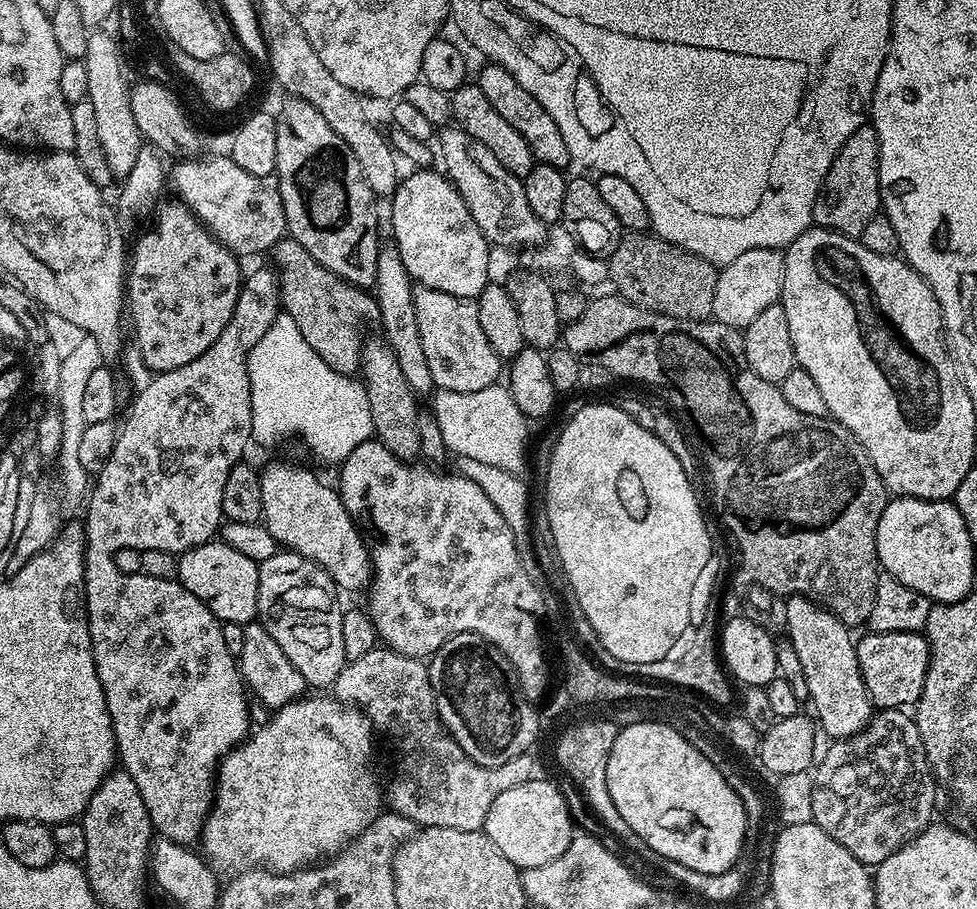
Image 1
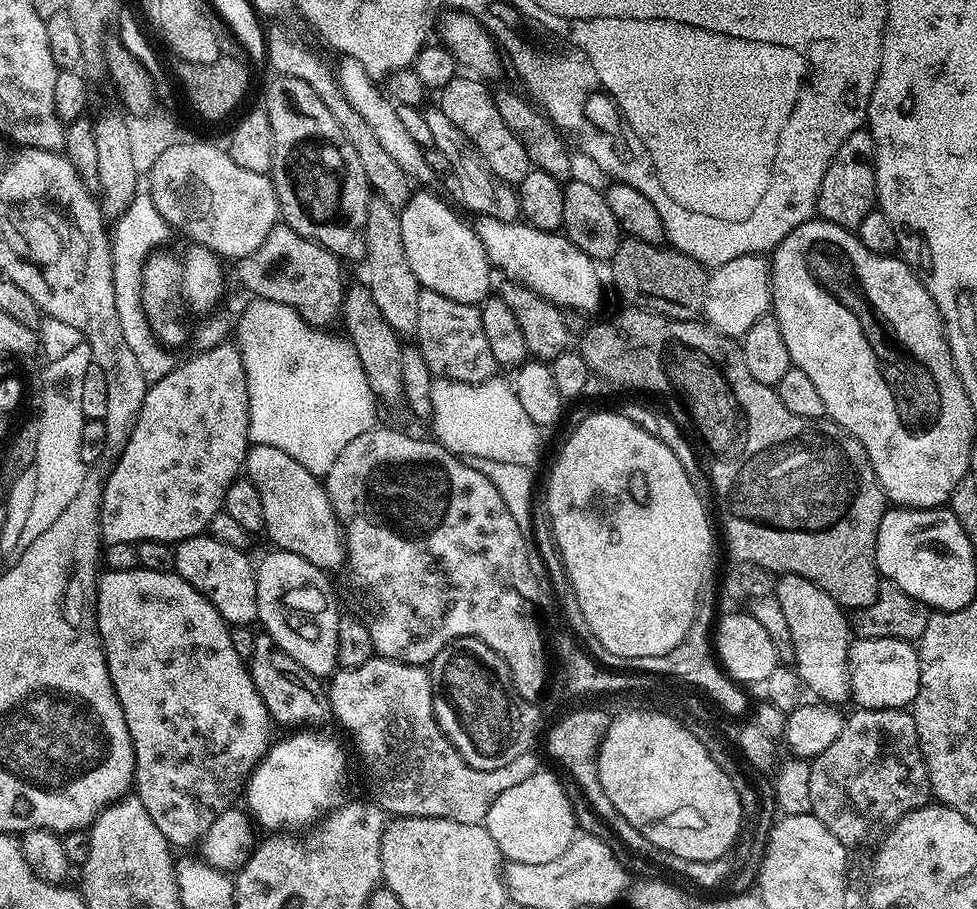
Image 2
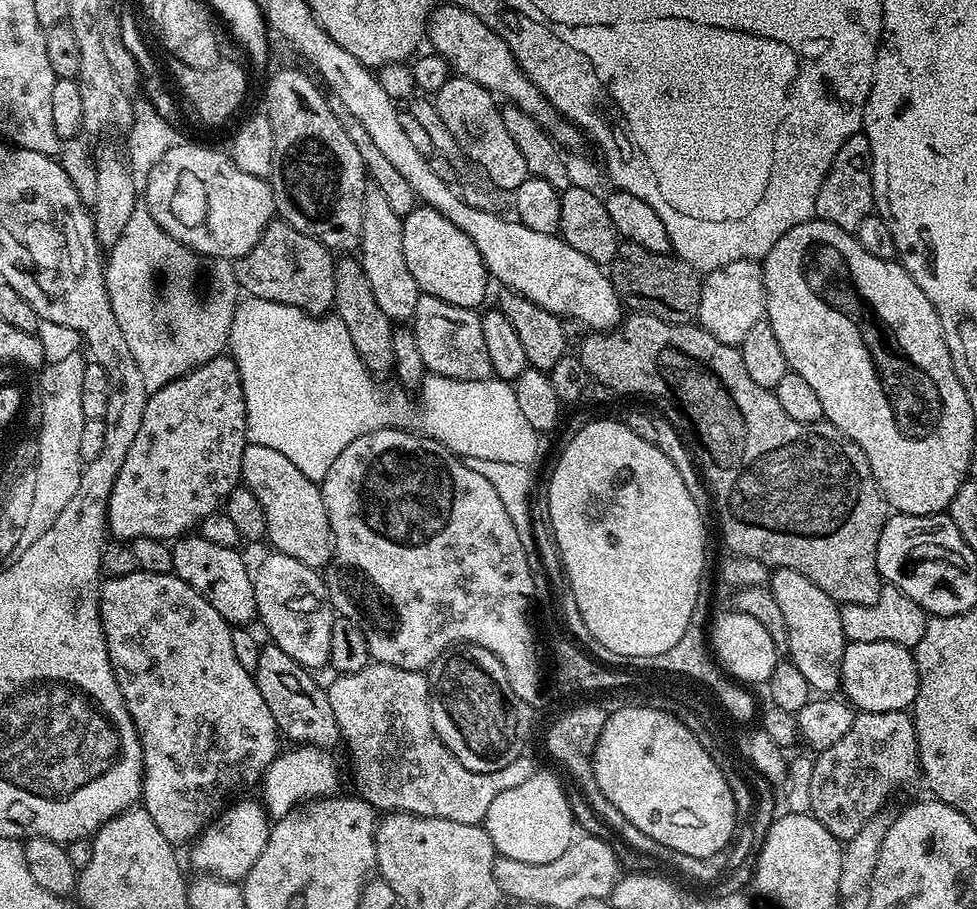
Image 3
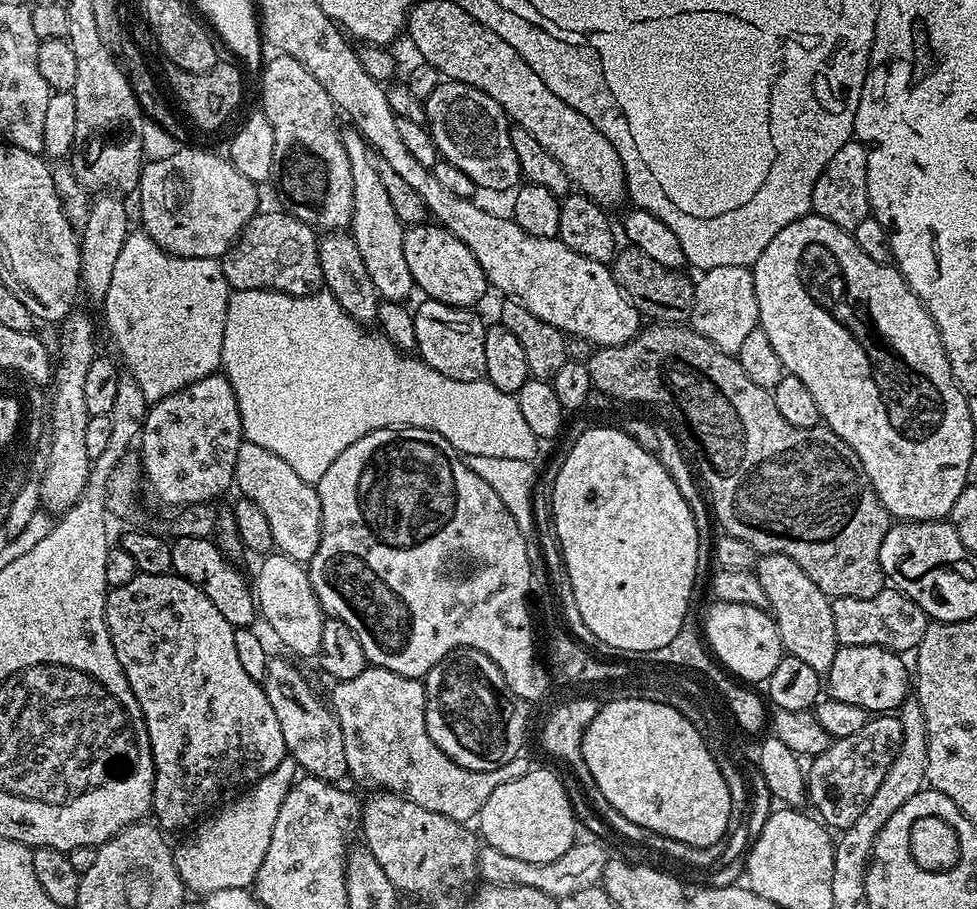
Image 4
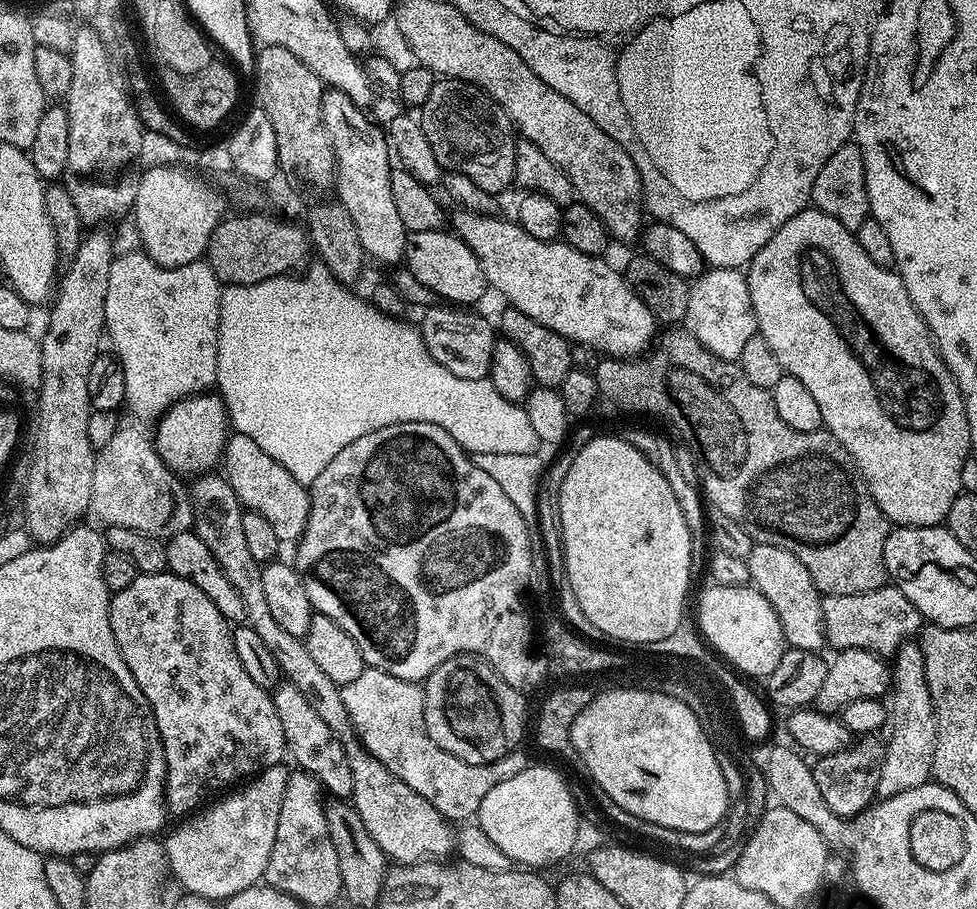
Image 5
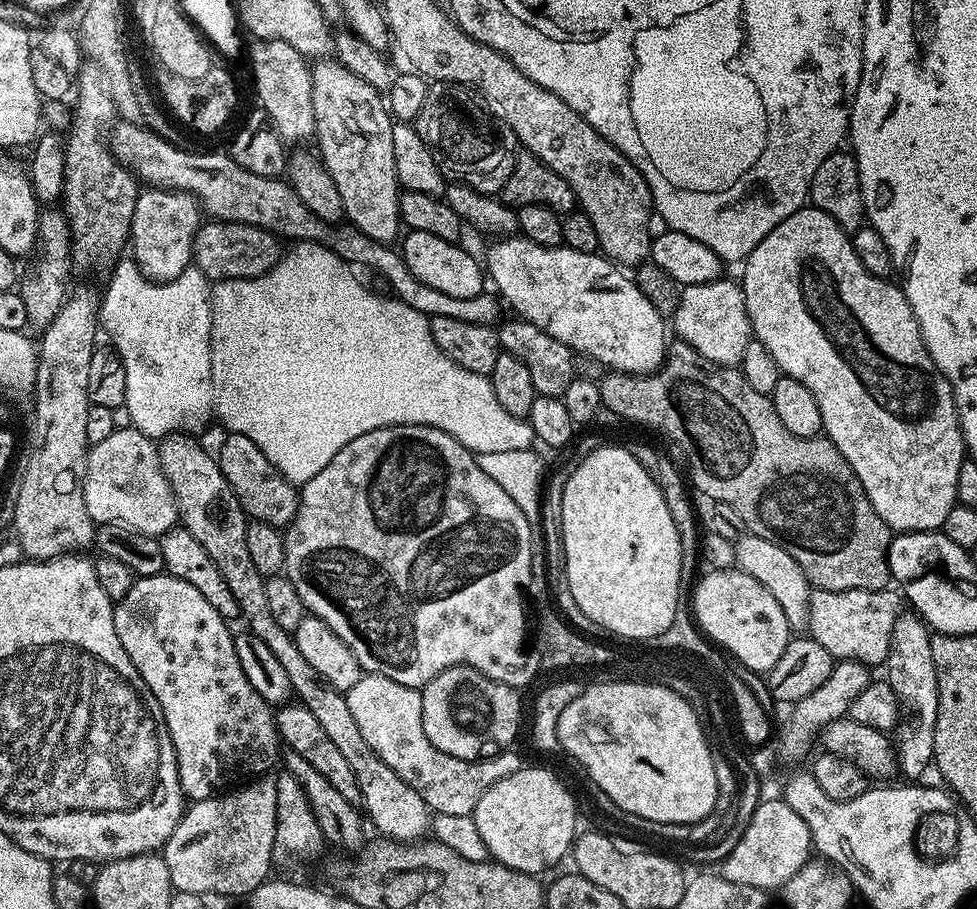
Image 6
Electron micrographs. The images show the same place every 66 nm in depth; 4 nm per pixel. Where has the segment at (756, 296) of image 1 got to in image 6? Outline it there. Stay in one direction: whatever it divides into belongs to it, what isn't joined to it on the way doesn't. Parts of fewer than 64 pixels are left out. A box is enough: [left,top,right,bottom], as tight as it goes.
[670,278,754,368]

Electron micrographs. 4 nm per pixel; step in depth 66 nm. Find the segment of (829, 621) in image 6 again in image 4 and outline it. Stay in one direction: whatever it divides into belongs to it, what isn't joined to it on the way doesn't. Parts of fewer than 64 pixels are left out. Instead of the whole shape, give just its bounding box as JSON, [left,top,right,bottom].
[832,586,930,653]

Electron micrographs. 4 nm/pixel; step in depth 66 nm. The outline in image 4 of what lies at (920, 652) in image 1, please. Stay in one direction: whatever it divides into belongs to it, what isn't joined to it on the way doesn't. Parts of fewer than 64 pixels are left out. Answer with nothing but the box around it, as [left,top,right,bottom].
[826,646,910,714]

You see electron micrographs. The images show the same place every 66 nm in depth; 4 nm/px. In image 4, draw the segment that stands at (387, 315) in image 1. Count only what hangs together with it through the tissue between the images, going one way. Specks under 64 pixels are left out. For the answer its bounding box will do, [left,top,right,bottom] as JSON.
[343,130,414,301]

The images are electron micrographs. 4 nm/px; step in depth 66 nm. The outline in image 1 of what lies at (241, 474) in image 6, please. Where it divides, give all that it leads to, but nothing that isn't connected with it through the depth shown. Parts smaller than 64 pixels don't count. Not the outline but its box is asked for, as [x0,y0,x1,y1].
[259,464,372,592]

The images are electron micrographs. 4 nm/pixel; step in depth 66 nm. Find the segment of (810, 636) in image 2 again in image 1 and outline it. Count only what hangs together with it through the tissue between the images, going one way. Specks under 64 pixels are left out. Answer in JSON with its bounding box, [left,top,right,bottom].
[784,596,874,741]

